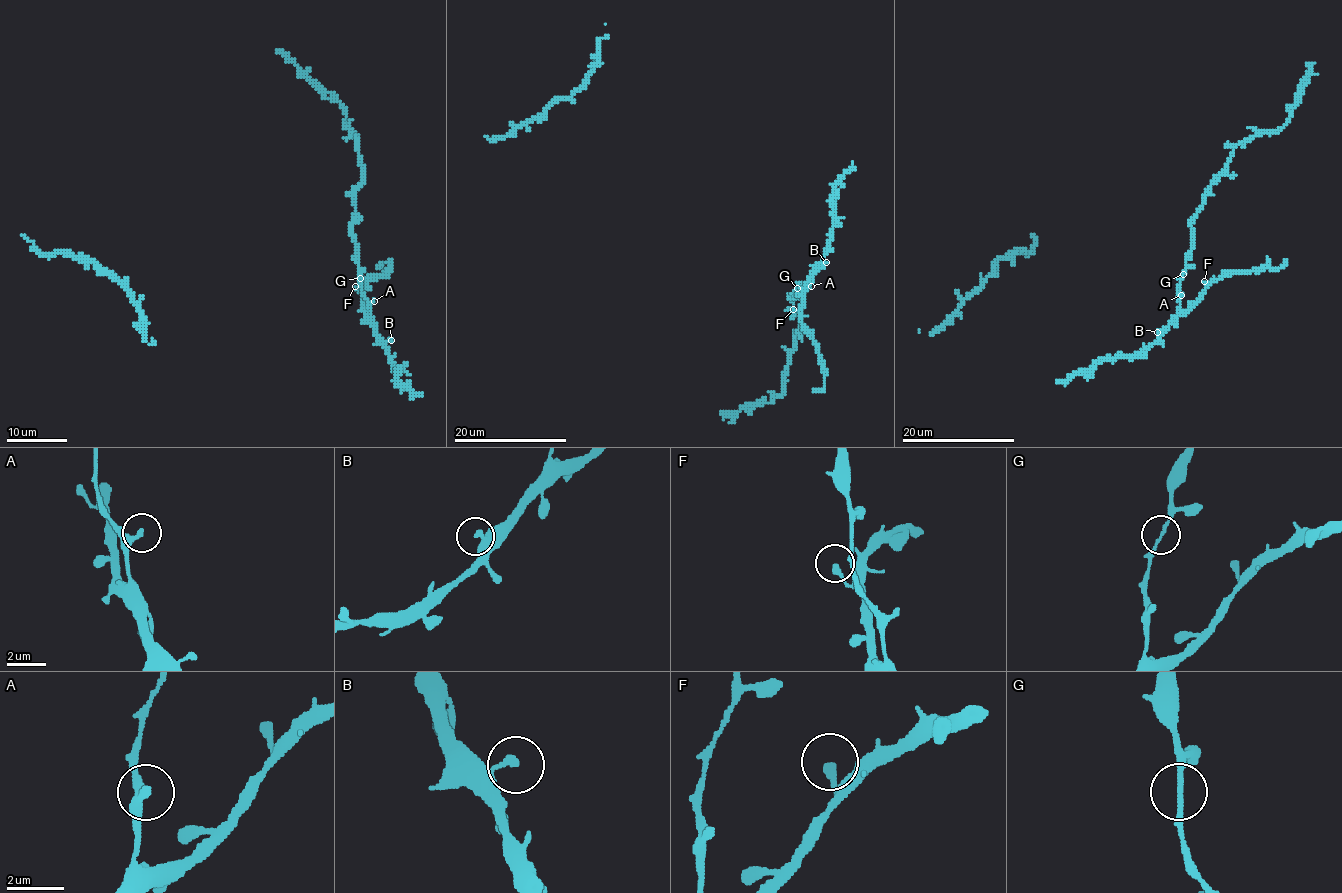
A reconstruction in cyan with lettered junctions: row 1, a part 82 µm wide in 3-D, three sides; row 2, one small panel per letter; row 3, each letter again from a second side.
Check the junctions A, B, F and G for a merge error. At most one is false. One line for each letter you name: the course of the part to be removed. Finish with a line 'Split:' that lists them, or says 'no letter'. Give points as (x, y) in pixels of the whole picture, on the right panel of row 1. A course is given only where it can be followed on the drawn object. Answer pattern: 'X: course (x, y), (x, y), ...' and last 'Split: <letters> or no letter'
Split: no letter

